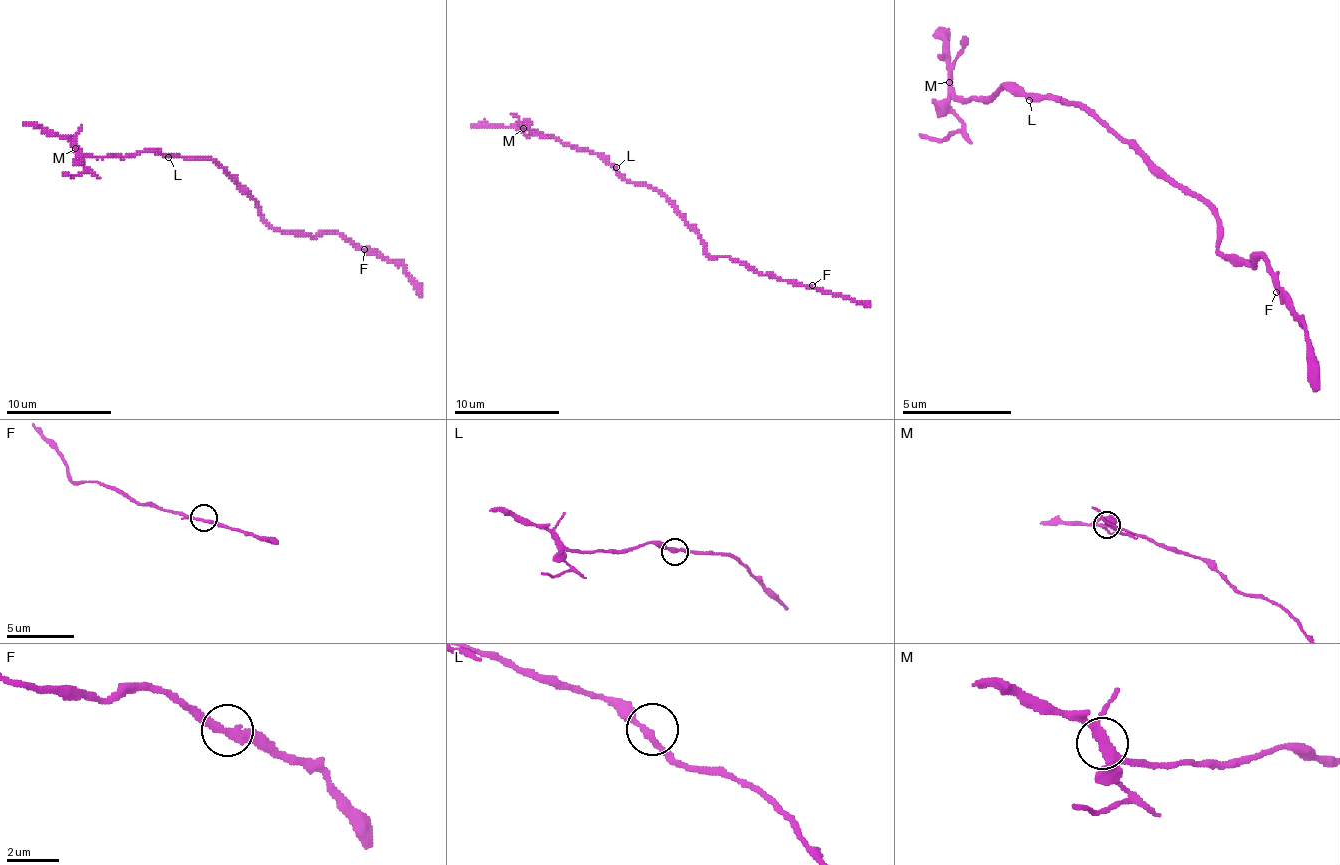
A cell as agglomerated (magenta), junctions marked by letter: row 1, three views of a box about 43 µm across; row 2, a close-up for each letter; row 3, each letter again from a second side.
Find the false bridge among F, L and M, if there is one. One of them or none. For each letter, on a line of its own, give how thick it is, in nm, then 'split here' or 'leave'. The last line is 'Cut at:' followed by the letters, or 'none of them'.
F: 280 nm | leave
L: 240 nm | leave
M: 240 nm | split here
Cut at: M

